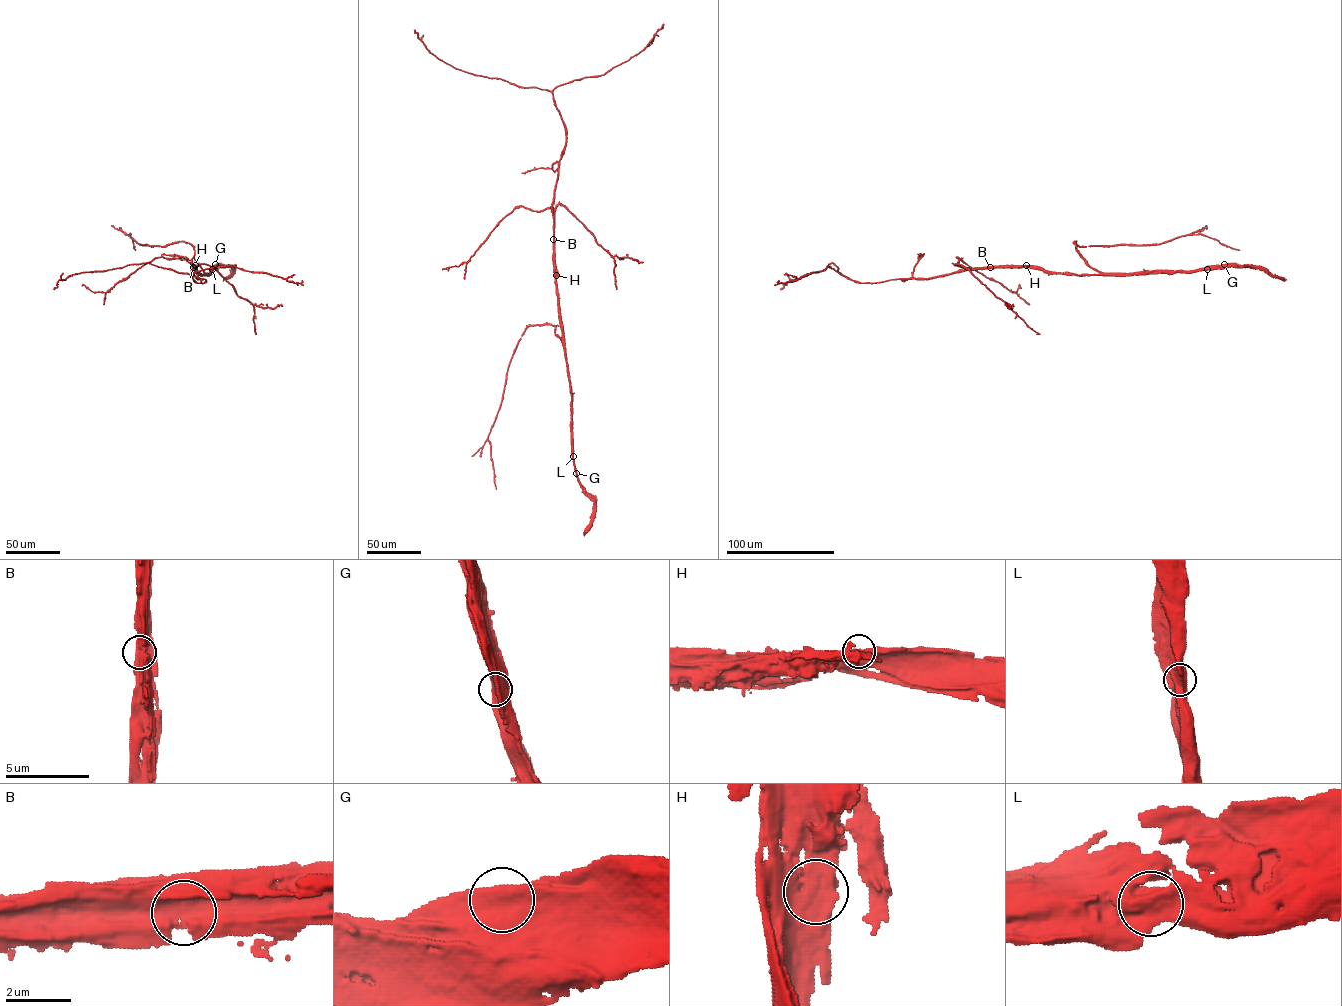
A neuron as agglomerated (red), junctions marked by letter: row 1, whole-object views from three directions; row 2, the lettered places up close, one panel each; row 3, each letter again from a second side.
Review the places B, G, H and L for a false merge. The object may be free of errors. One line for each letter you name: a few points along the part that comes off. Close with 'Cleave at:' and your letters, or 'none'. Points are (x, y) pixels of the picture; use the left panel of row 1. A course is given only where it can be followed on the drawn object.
Cleave at: none

